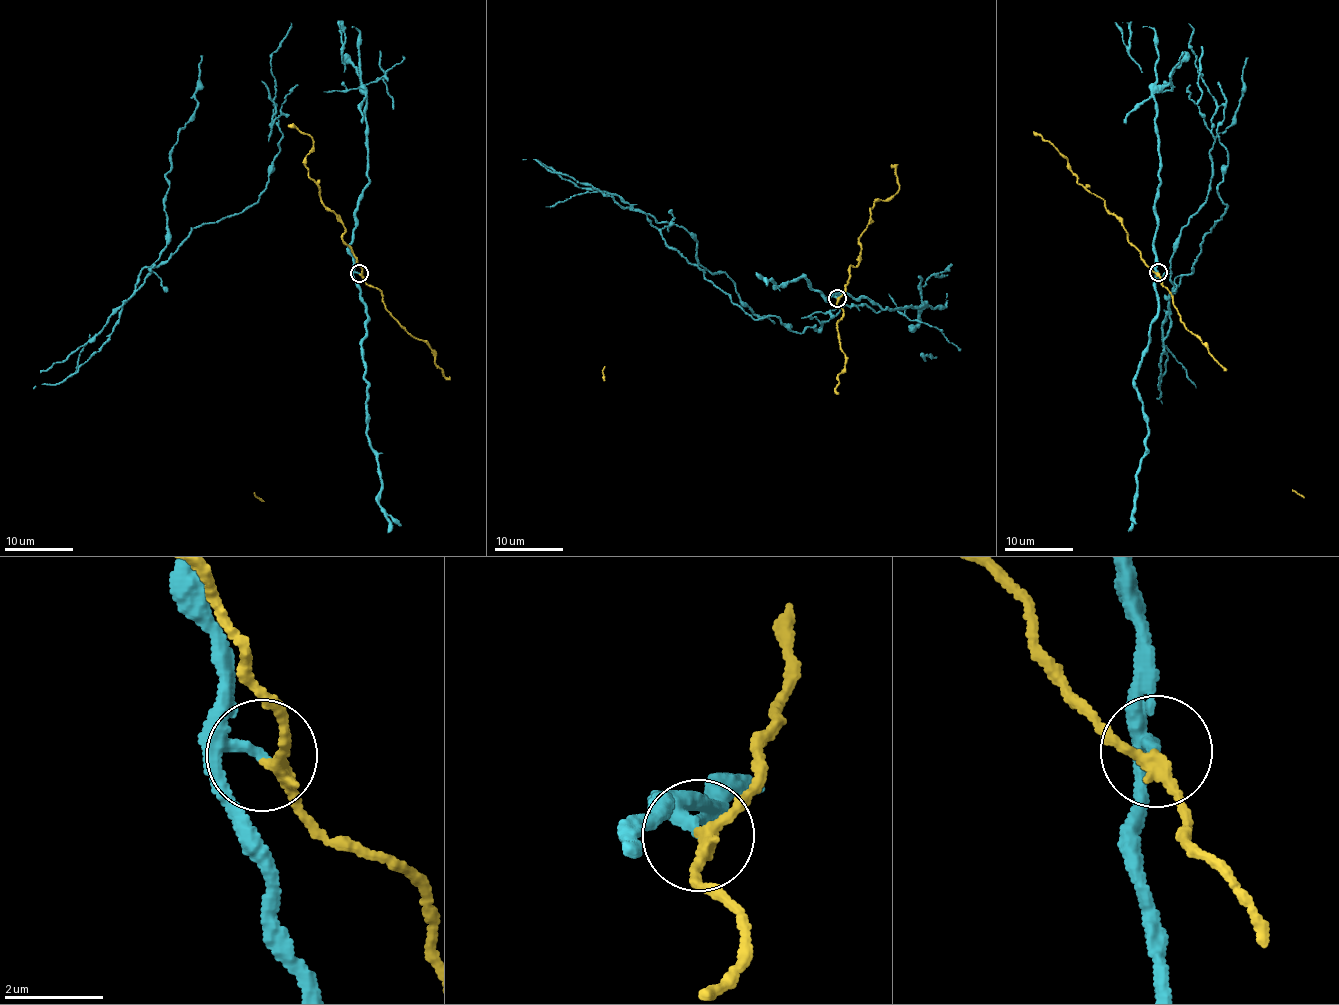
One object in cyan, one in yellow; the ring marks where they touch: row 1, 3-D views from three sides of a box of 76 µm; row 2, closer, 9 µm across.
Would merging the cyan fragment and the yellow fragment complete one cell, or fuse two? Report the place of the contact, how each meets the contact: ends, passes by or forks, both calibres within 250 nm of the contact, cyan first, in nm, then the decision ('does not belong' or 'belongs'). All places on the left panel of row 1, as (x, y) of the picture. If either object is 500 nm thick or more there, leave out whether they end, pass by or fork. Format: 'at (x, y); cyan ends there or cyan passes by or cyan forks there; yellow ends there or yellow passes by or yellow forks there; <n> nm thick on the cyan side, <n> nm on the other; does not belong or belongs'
at (359, 273); cyan passes by; yellow passes by; 180 nm thick on the cyan side, 240 nm on the other; does not belong

